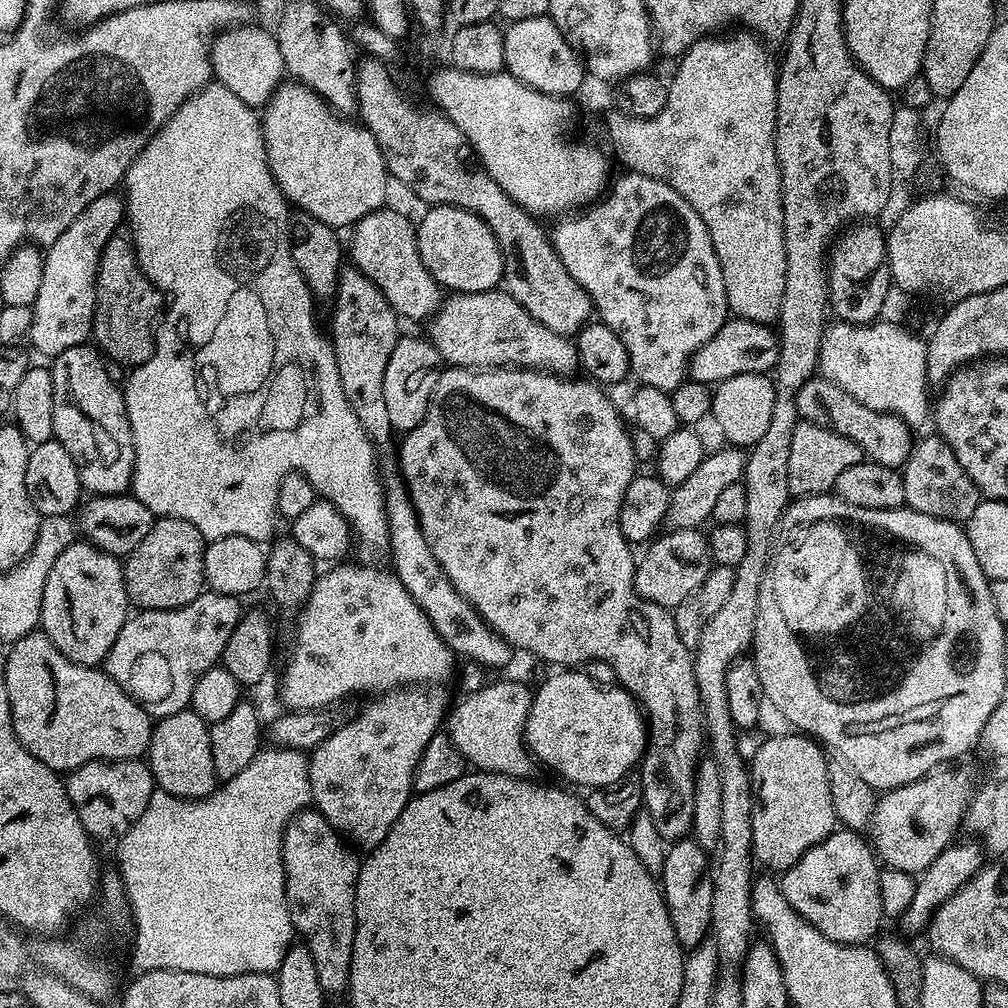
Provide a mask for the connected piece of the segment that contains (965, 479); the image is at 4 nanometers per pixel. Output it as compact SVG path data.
M939 434L931 435L915 441L912 454L903 466L905 505L918 514L930 514L930 518L967 522L970 514L978 510L982 493L974 486L970 474L962 470L962 462L958 462L948 443Z

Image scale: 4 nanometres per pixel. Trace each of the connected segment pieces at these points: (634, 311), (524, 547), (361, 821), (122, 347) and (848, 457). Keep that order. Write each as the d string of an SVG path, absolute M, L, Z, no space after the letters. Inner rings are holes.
M631 170L623 174L625 176L611 181L606 195L599 202L585 207L579 214L557 219L550 239L562 258L562 264L570 270L570 276L592 299L599 323L622 338L622 346L626 346L630 358L631 375L641 376L644 382L655 382L654 387L671 394L678 385L677 381L687 373L692 355L706 346L706 342L710 342L729 319L722 266L714 254L706 222L698 218L694 206L690 206L678 190L670 190L666 182L658 182Z
M448 366L443 369L436 383L434 394L428 403L426 414L422 418L422 422L414 430L410 430L403 437L404 440L400 444L400 456L398 455L398 471L404 485L408 487L408 496L412 500L412 505L416 511L416 516L420 519L422 526L422 534L426 534L426 542L430 546L430 550L434 554L434 558L438 558L438 562L442 566L442 570L446 574L448 581L456 587L458 594L462 594L473 604L476 608L477 614L486 621L495 630L506 643L511 644L513 649L524 652L529 652L532 656L537 656L540 660L545 660L546 663L552 664L548 666L587 666L593 660L601 660L606 662L606 666L610 666L610 670L614 670L619 687L633 696L640 705L644 719L648 725L648 745L644 747L644 757L641 758L638 765L638 777L641 782L641 790L644 795L643 811L650 814L650 818L654 818L654 826L658 826L658 834L662 834L662 838L669 842L675 842L685 839L691 833L692 819L694 818L694 778L696 777L696 765L702 759L702 747L706 742L706 733L704 731L704 718L702 709L700 707L700 695L698 694L698 686L696 685L696 675L694 674L694 652L686 646L686 642L682 642L682 638L678 638L678 626L674 626L674 615L669 609L658 606L654 602L650 602L646 598L642 598L634 586L634 578L636 577L636 566L638 563L637 557L632 557L633 549L630 547L628 540L622 534L622 526L620 525L620 511L622 510L622 498L626 498L626 486L630 486L630 482L638 475L638 461L635 456L634 446L632 445L632 432L630 428L624 425L624 420L620 417L618 409L612 405L612 400L607 396L605 389L601 385L593 382L591 379L583 378L584 380L576 380L577 378L569 378L567 376L555 376L552 372L537 372L534 368L486 368L477 370L474 368L458 368L455 366Z
M340 562L335 566L329 567L332 568L329 572L321 571L310 590L307 602L304 603L303 608L299 609L298 616L300 616L300 621L296 624L296 641L292 644L292 653L288 656L288 665L285 666L284 673L280 676L280 700L285 704L285 709L294 712L314 712L343 701L345 698L352 698L348 696L354 695L355 692L384 692L360 717L357 715L355 718L341 724L336 731L330 734L330 738L326 738L318 747L311 749L308 756L308 777L310 778L312 804L315 810L324 816L326 822L345 841L351 842L353 845L356 843L358 847L364 848L363 850L371 850L383 842L386 834L390 834L390 826L394 826L398 814L402 814L402 810L414 795L412 783L416 777L418 762L422 758L430 738L441 731L442 725L446 720L446 713L450 708L448 692L444 689L444 683L451 678L452 671L454 671L454 676L454 673L457 671L456 663L458 663L458 660L452 648L446 646L446 642L440 637L438 630L434 630L428 615L421 610L418 602L414 602L414 598L406 590L406 586L402 586L402 582L396 577L395 571L387 570L388 572L383 572L382 569L376 568L380 566L373 566L368 562L348 563Z
M120 234L112 235L100 255L91 339L111 363L131 370L154 354L156 330L166 308L166 296L144 276L136 261L131 239L124 237L123 240L122 237Z
M799 423L790 442L790 463L786 469L788 491L793 497L823 496L835 489L838 477L850 466L865 463L864 451L850 438L817 424Z

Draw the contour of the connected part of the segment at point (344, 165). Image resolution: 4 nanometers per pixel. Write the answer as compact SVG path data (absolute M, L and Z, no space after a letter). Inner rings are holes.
M281 83L262 109L262 127L272 177L293 209L318 218L318 222L326 222L331 228L348 230L366 218L366 214L385 207L387 200L384 199L390 185L388 163L384 161L384 152L374 134L351 119L337 116L328 103L305 84Z

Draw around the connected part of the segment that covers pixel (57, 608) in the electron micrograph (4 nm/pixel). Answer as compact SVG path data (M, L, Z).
M74 542L66 546L62 554L58 554L54 566L50 566L50 574L46 574L39 627L50 638L50 642L54 642L54 646L66 654L66 658L75 664L103 665L129 615L130 601L124 585L124 566L117 557L87 542Z

